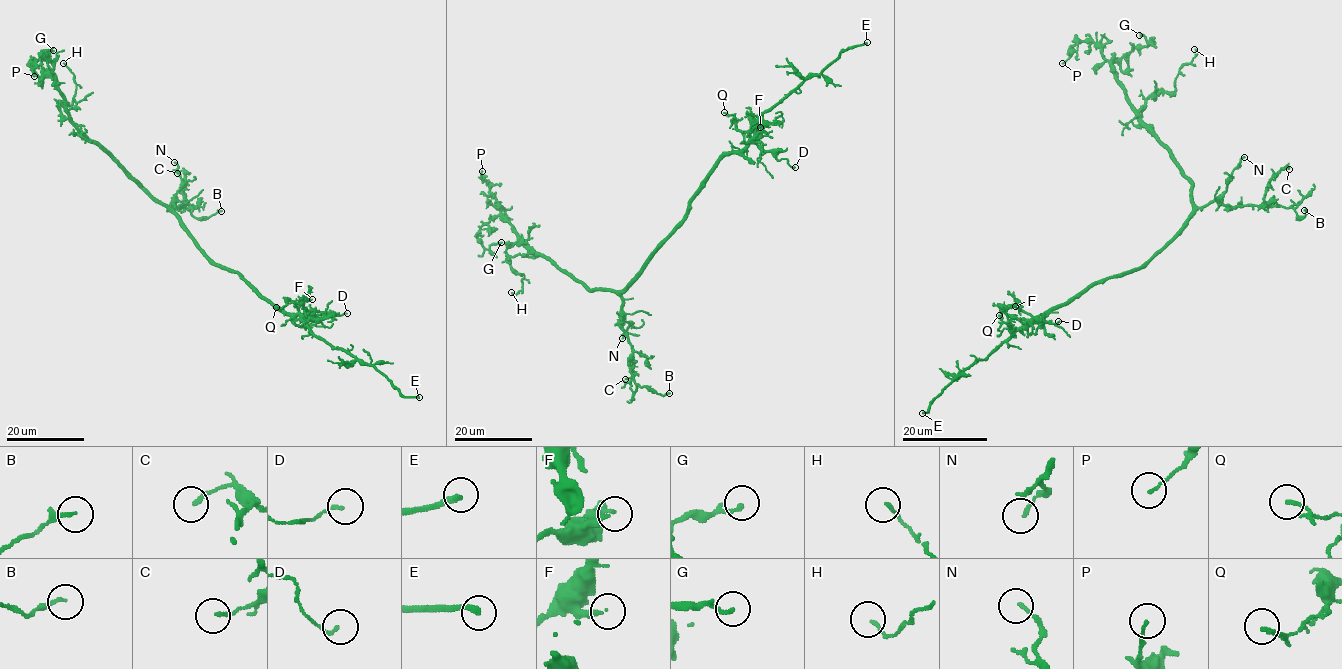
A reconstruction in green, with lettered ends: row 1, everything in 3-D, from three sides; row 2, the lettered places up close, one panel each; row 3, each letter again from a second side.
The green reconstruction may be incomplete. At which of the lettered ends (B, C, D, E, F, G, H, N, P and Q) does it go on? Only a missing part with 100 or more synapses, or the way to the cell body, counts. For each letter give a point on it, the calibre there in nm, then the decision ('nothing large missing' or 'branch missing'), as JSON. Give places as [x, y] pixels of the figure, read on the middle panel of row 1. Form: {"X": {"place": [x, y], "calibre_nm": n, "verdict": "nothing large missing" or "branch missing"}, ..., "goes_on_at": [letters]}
{"B": {"place": [669, 393], "calibre_nm": 170, "verdict": "nothing large missing"}, "C": {"place": [625, 379], "calibre_nm": 150, "verdict": "nothing large missing"}, "D": {"place": [795, 167], "calibre_nm": 140, "verdict": "nothing large missing"}, "E": {"place": [867, 42], "calibre_nm": 280, "verdict": "branch missing"}, "F": {"place": [760, 127], "calibre_nm": 220, "verdict": "nothing large missing"}, "G": {"place": [501, 242], "calibre_nm": 160, "verdict": "nothing large missing"}, "H": {"place": [511, 292], "calibre_nm": 130, "verdict": "nothing large missing"}, "N": {"place": [622, 338], "calibre_nm": 140, "verdict": "nothing large missing"}, "P": {"place": [482, 171], "calibre_nm": 110, "verdict": "nothing large missing"}, "Q": {"place": [724, 112], "calibre_nm": 130, "verdict": "nothing large missing"}, "goes_on_at": ["E"]}

